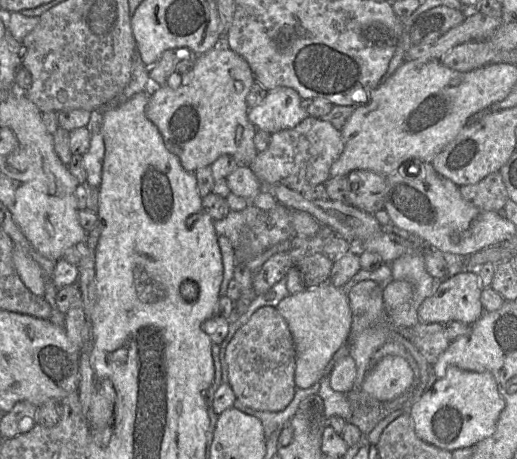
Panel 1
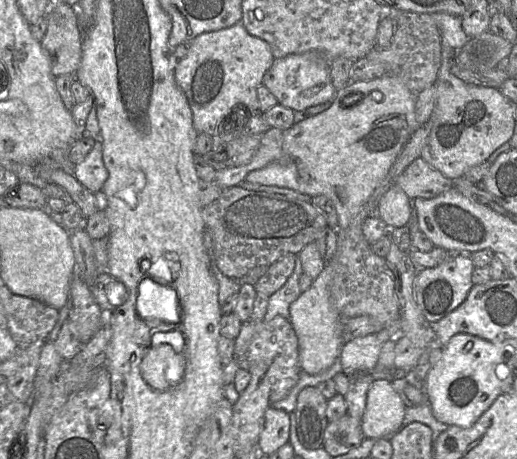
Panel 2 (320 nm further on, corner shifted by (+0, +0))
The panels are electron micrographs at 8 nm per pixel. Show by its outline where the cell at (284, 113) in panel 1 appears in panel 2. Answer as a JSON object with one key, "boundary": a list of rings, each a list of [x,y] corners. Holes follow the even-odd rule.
{"boundary":[[[317,51],[275,59],[264,75],[263,84],[277,98],[278,104],[293,111],[304,111],[329,100],[333,102],[336,94],[330,78],[330,62]]]}

